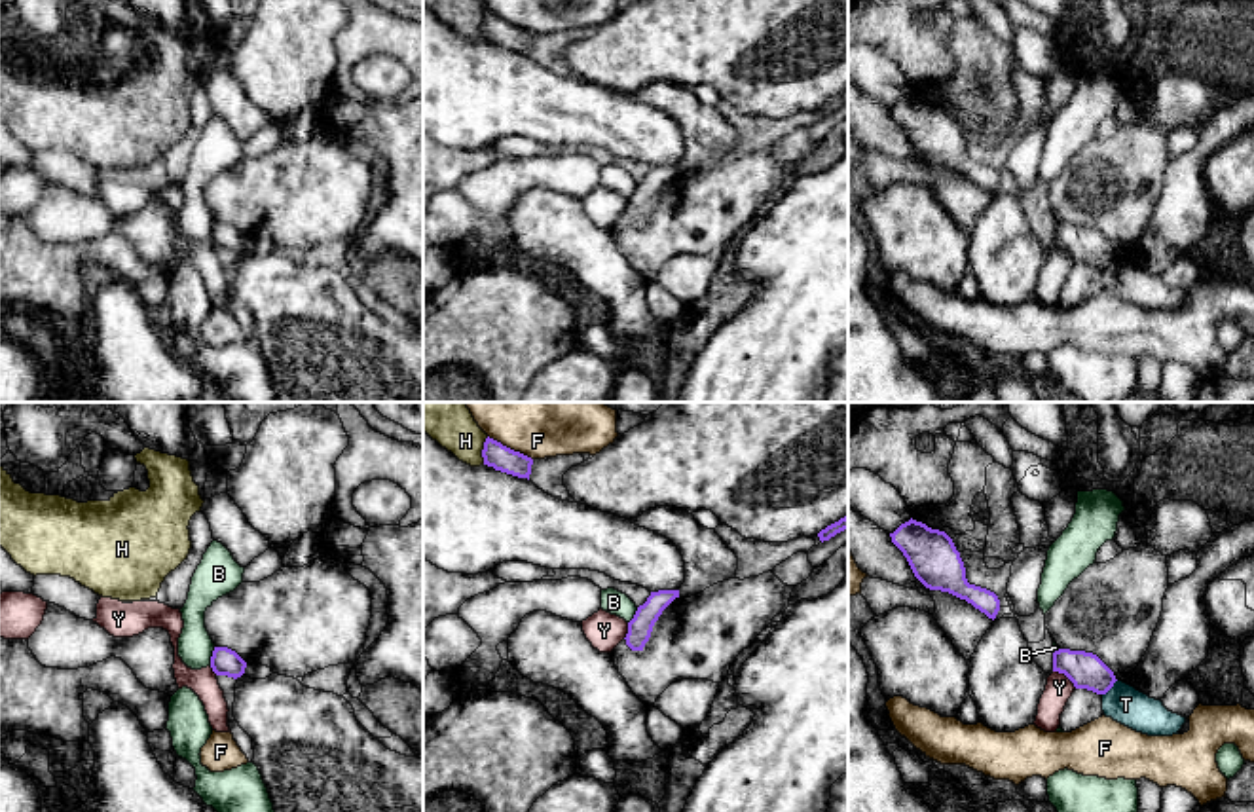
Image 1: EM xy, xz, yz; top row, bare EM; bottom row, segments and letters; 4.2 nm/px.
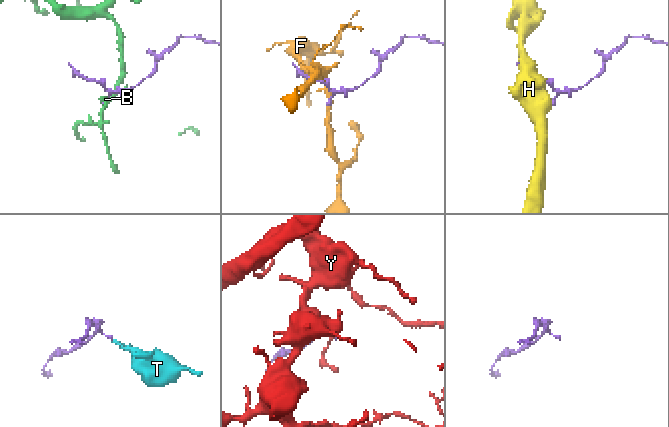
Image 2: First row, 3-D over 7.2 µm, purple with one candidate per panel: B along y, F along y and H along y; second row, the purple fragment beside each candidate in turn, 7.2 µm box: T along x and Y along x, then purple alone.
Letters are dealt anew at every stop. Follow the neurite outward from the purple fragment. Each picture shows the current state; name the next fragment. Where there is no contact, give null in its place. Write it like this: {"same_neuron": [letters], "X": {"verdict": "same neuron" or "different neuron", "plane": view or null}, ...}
{"same_neuron": [], "B": {"verdict": "different neuron", "plane": "xy"}, "F": {"verdict": "different neuron", "plane": "xz"}, "H": {"verdict": "different neuron", "plane": "xz"}, "T": {"verdict": "different neuron", "plane": "yz"}, "Y": {"verdict": "different neuron", "plane": "yz"}}

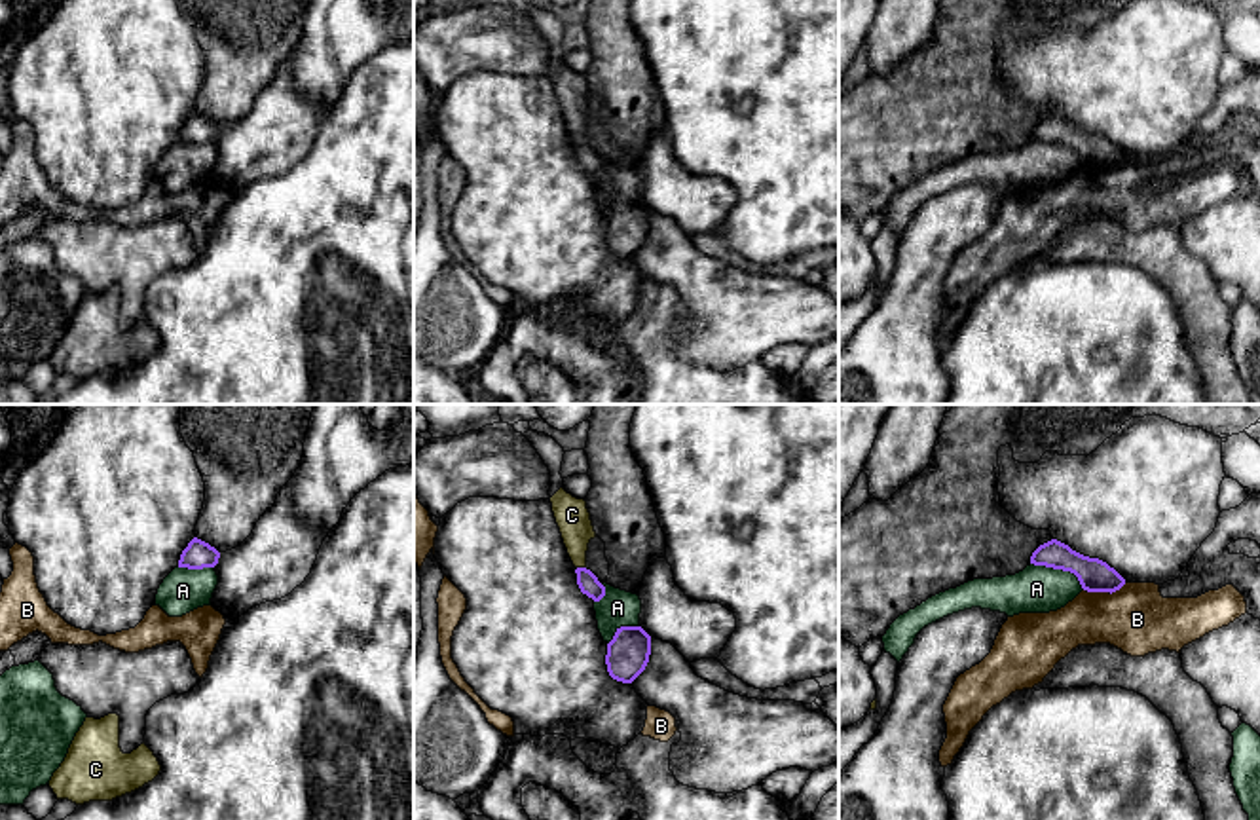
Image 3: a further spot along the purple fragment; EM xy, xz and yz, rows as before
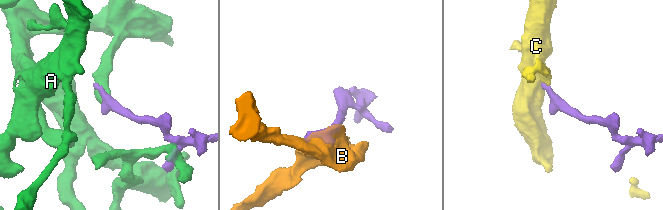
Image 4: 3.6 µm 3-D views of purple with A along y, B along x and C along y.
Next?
{"same_neuron": ["C"], "A": {"verdict": "different neuron", "plane": "yz"}, "B": {"verdict": "different neuron", "plane": "yz"}, "C": {"verdict": "same neuron", "plane": "xz"}}

